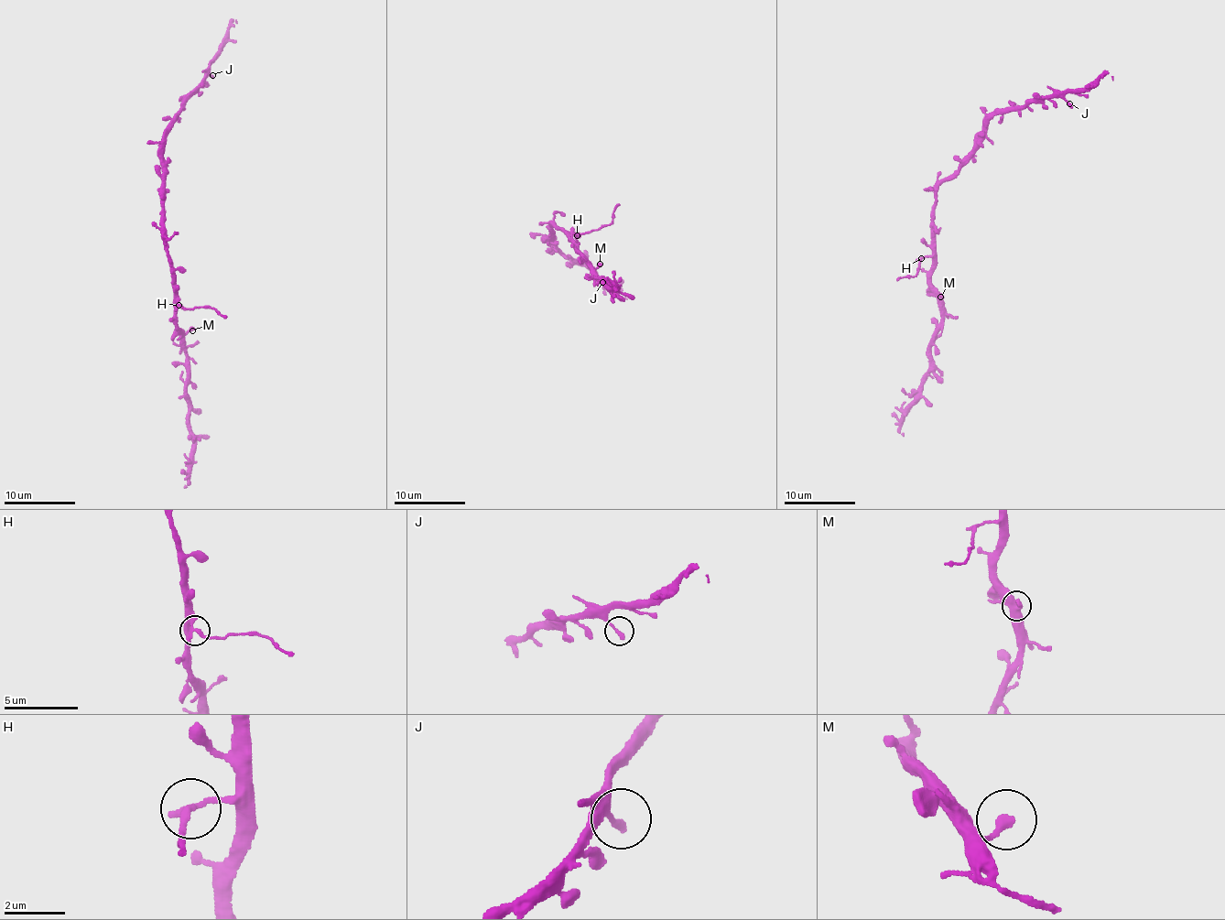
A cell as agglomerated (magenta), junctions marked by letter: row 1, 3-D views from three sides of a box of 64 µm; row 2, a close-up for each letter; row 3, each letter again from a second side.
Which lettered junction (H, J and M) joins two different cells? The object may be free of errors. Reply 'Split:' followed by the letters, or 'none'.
Split: H

